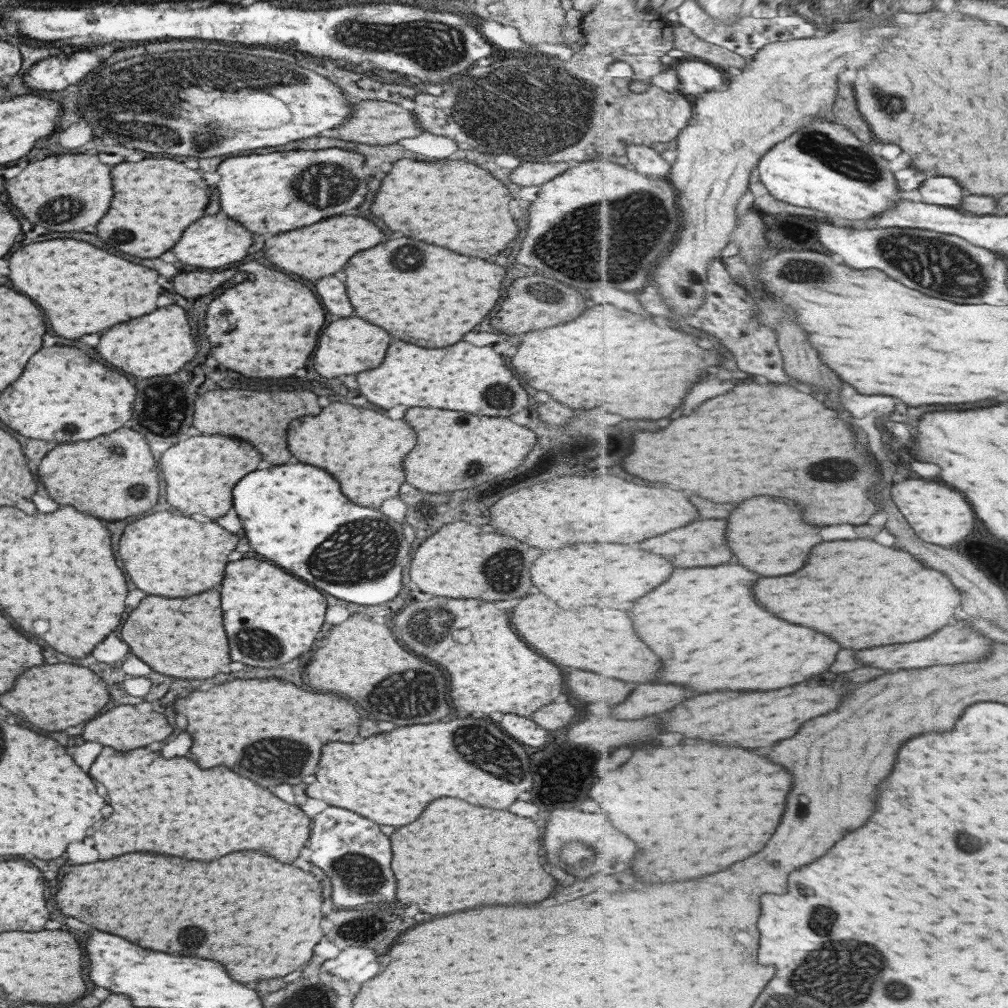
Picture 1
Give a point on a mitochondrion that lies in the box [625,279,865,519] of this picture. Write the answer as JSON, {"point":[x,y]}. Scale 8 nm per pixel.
{"point":[831,469]}

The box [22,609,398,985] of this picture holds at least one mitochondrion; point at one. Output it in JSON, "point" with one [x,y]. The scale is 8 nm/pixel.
{"point":[254,759]}

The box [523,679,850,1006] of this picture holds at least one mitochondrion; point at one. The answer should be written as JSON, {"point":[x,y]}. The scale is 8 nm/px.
{"point":[823,916]}

